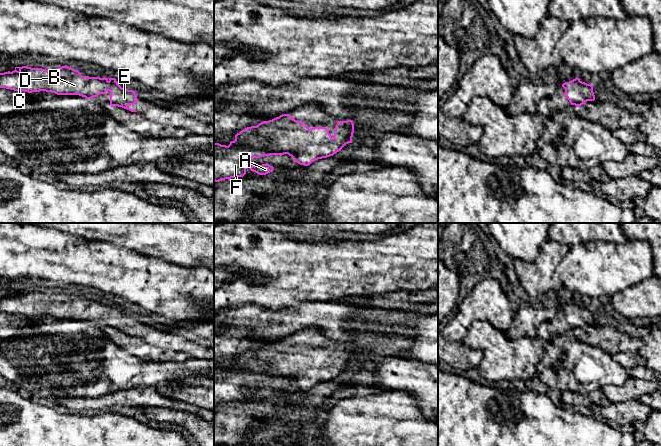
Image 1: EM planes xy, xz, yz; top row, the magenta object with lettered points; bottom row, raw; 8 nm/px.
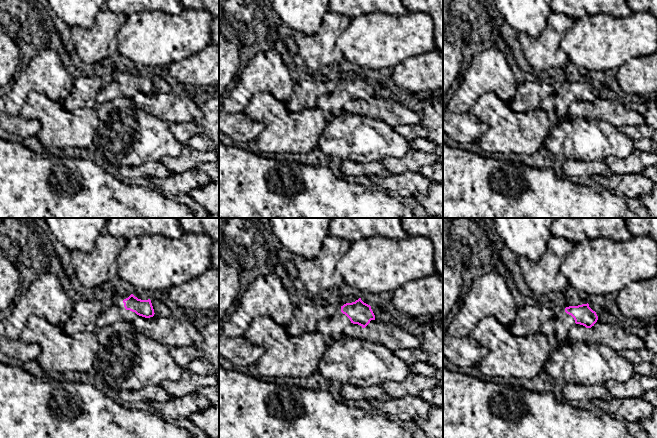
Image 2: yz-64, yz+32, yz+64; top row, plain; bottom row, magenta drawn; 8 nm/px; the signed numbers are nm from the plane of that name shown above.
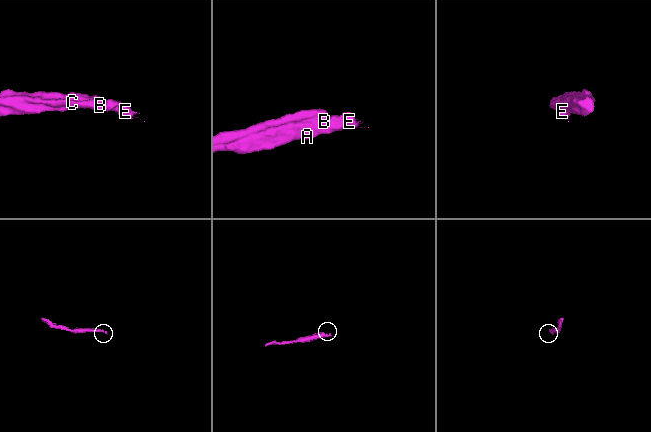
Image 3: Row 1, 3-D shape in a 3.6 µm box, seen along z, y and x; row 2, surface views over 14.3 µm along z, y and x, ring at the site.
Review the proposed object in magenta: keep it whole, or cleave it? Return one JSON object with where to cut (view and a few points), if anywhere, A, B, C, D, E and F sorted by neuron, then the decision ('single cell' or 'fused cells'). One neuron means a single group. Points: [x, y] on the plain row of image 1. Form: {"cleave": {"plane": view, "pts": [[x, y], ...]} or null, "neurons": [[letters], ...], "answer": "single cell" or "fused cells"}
{"cleave": null, "neurons": [["A", "B", "C", "D", "E", "F"]], "answer": "single cell"}

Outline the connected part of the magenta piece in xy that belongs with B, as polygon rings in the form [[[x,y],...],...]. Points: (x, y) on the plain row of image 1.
[[[67,289],[46,294],[28,290],[0,297],[0,312],[28,317],[46,315],[57,319],[79,319],[86,323],[110,316],[110,329],[137,336],[128,330],[138,326],[135,315],[122,312],[115,302],[82,300]]]

